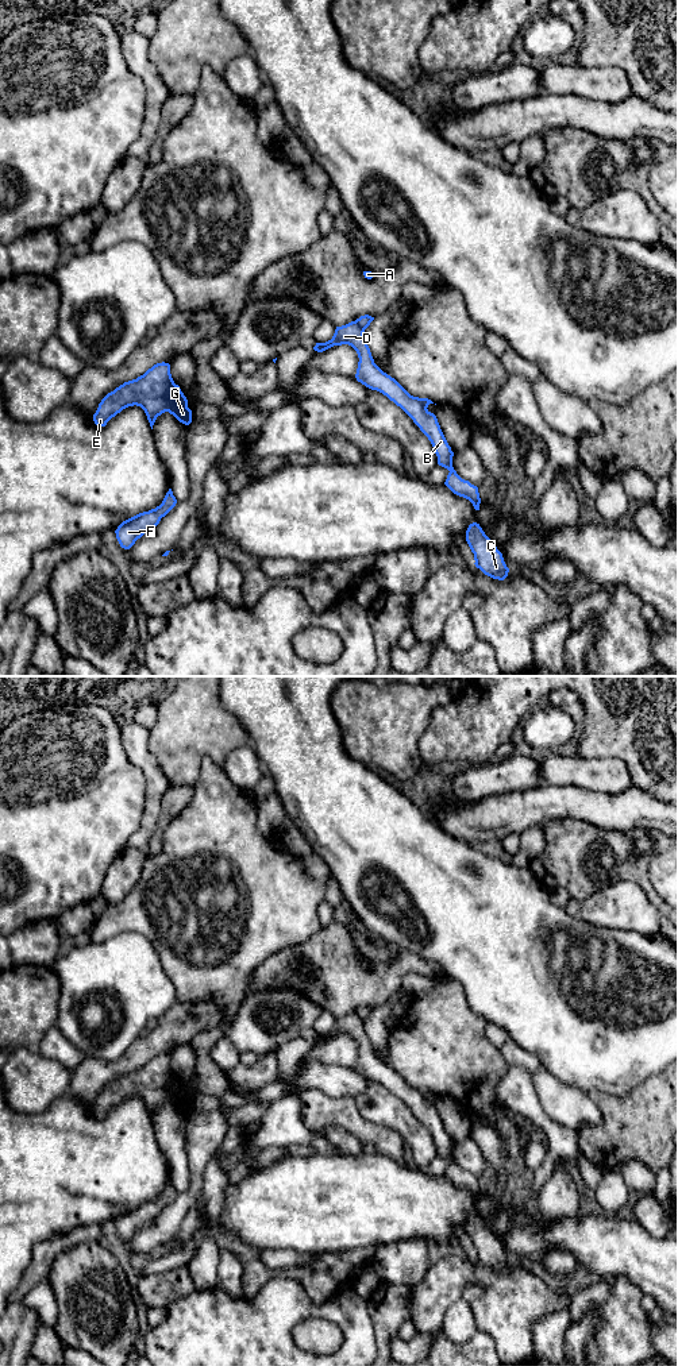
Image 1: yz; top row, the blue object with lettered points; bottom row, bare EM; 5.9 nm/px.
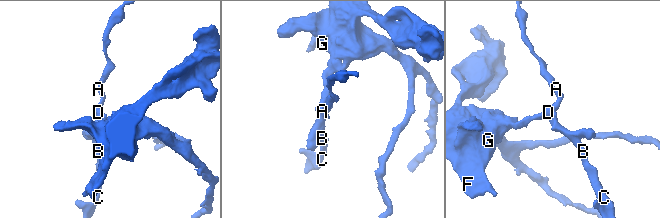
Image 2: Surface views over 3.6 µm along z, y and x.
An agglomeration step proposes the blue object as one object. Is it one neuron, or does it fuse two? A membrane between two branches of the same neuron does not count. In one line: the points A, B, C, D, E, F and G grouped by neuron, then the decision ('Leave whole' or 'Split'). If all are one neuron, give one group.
Groups: A / B C D E F G. Split

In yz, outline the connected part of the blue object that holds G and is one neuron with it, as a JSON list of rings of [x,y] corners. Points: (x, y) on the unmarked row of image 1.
[[[157,1054],[136,1070],[124,1073],[108,1084],[101,1093],[93,1112],[97,1118],[107,1114],[128,1097],[140,1097],[153,1116],[158,1107],[165,1103],[173,1105],[180,1114],[192,1114],[192,1101],[180,1077],[174,1074],[169,1054]]]

